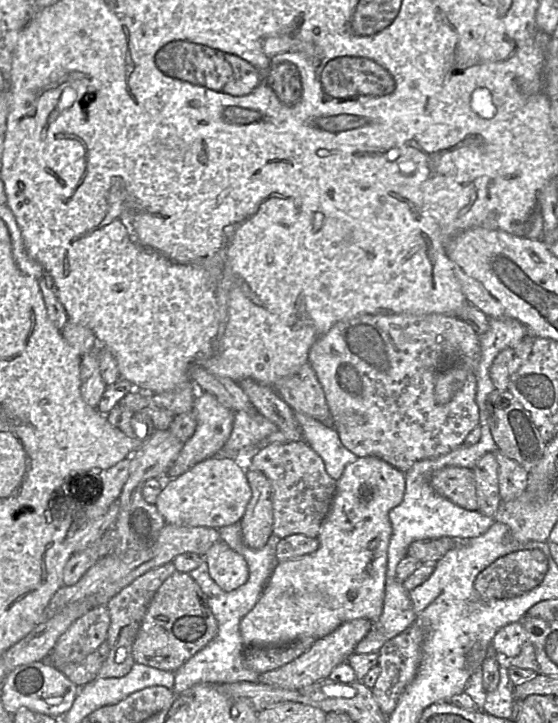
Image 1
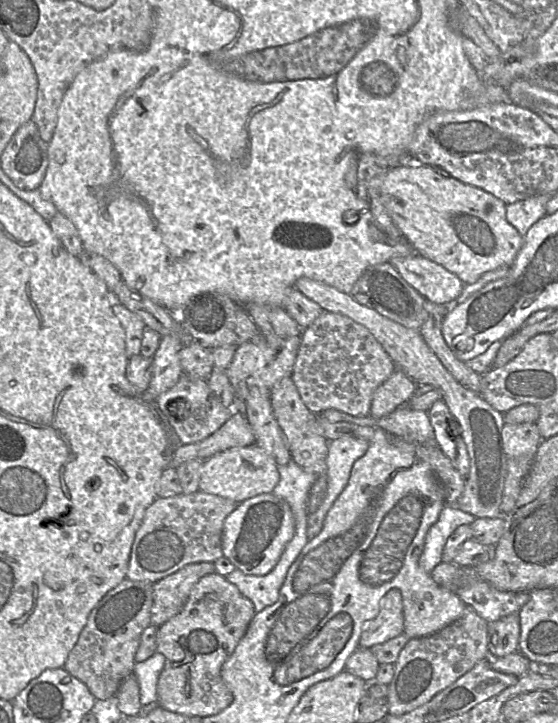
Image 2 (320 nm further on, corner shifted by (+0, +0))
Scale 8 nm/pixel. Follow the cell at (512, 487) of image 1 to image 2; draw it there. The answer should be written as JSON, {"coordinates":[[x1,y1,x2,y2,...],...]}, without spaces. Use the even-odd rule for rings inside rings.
{"coordinates":[[536,423,503,425,503,447,507,458,534,456,542,441]]}

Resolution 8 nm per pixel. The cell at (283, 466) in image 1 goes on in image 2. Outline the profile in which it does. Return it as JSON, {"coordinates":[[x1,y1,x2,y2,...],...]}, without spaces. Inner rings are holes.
{"coordinates":[[291,376,282,378,273,386,271,406,275,419,284,434,291,459,306,472,317,476,308,494,307,513,309,515,319,508,326,494,326,457,330,441,327,441,320,433,317,423,318,414,310,412,305,406]]}

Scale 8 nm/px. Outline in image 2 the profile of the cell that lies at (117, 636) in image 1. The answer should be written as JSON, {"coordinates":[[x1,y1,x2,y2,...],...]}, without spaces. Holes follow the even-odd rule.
{"coordinates":[[196,562,153,583,150,625,159,627,178,614,187,602,193,586,211,573,215,573,213,562]]}

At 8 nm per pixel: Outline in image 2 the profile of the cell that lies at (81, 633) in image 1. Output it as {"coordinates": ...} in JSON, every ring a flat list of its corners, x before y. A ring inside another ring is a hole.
{"coordinates":[[124,579,91,610,63,668,82,681,95,699,116,695,123,680,132,674,140,636,151,623,152,605,153,583]]}

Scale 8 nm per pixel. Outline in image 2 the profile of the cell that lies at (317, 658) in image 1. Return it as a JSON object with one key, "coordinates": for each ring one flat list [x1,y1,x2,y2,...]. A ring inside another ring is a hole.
{"coordinates":[[389,590,383,597,379,613,363,627,359,648,371,648,390,640,404,630,403,602,400,590]]}

